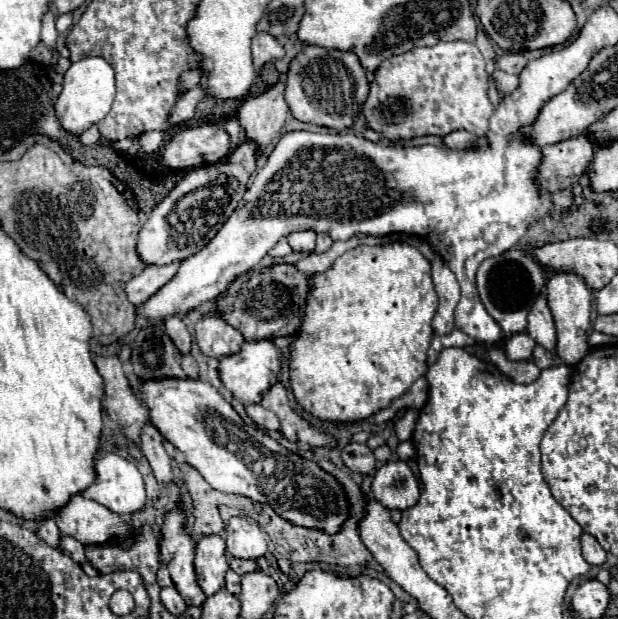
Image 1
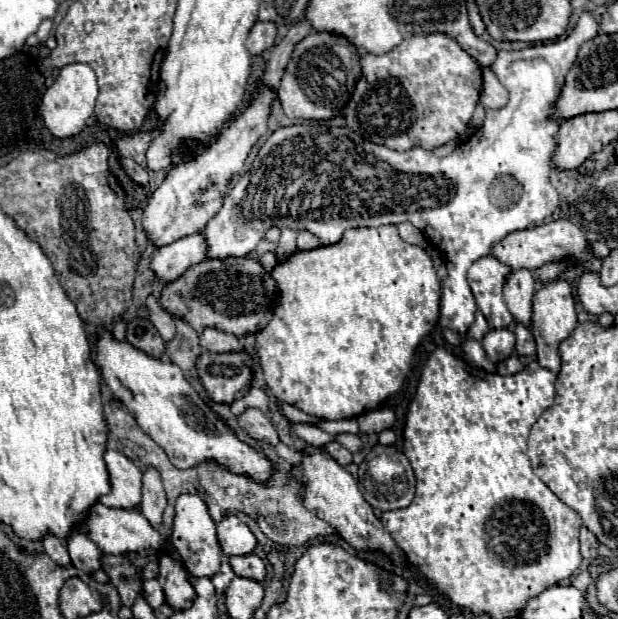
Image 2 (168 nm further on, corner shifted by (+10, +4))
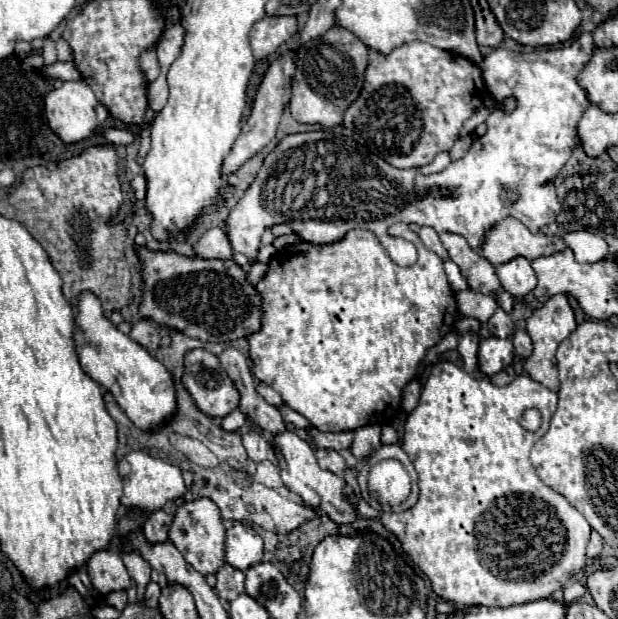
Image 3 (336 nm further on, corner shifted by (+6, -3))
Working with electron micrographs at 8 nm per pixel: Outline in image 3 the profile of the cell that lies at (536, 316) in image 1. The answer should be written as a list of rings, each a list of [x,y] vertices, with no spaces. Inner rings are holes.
[[[516,257],[516,259],[500,265],[496,269],[496,275],[498,275],[504,291],[514,295],[514,299],[518,299],[518,301],[524,301],[524,297],[536,287],[534,269],[532,269],[530,261],[526,261],[524,257]]]

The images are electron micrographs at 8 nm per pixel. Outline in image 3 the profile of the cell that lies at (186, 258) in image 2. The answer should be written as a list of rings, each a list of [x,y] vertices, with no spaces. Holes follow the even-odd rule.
[[[220,227],[208,229],[194,245],[198,259],[232,259],[232,249],[228,245],[226,233]]]

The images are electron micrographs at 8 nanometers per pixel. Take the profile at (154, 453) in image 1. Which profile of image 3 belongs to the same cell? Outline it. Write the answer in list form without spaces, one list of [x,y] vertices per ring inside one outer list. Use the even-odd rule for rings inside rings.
[[[158,509],[158,511],[152,511],[148,515],[148,519],[142,525],[142,531],[144,531],[148,541],[152,541],[152,543],[164,543],[164,541],[168,541],[170,523],[172,523],[172,515],[166,513],[164,509]]]

